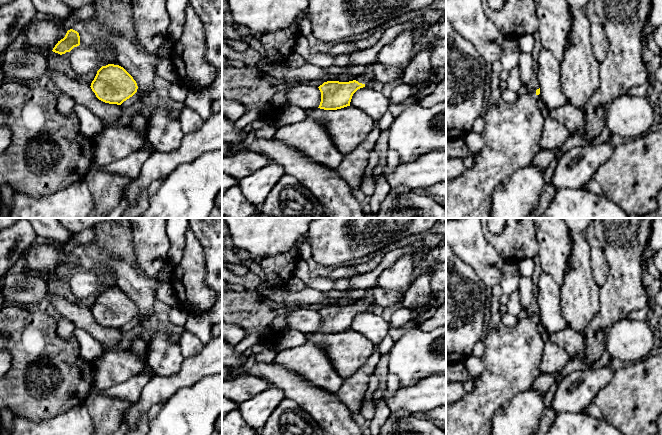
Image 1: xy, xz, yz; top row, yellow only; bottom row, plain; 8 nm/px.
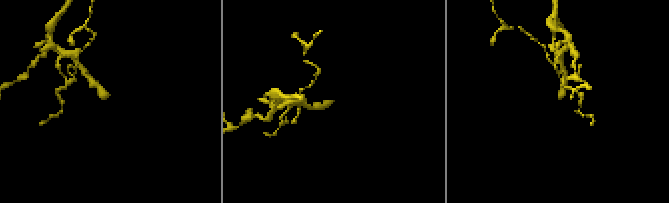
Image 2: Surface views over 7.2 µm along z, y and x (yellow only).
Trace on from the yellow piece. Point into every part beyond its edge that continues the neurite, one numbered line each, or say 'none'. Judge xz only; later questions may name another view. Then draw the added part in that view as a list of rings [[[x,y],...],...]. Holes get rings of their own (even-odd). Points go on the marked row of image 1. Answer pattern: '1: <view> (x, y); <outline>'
1: xz (368, 74); [[[369,64],[365,66],[365,71],[362,74],[356,76],[355,80],[358,81],[359,83],[366,84],[372,79],[374,79],[374,69]]]

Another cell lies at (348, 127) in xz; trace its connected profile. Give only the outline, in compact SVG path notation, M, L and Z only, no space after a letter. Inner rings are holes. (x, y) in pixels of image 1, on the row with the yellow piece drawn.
M353 106L337 110L308 109L306 116L323 124L331 140L343 155L356 149L376 124L369 115Z

